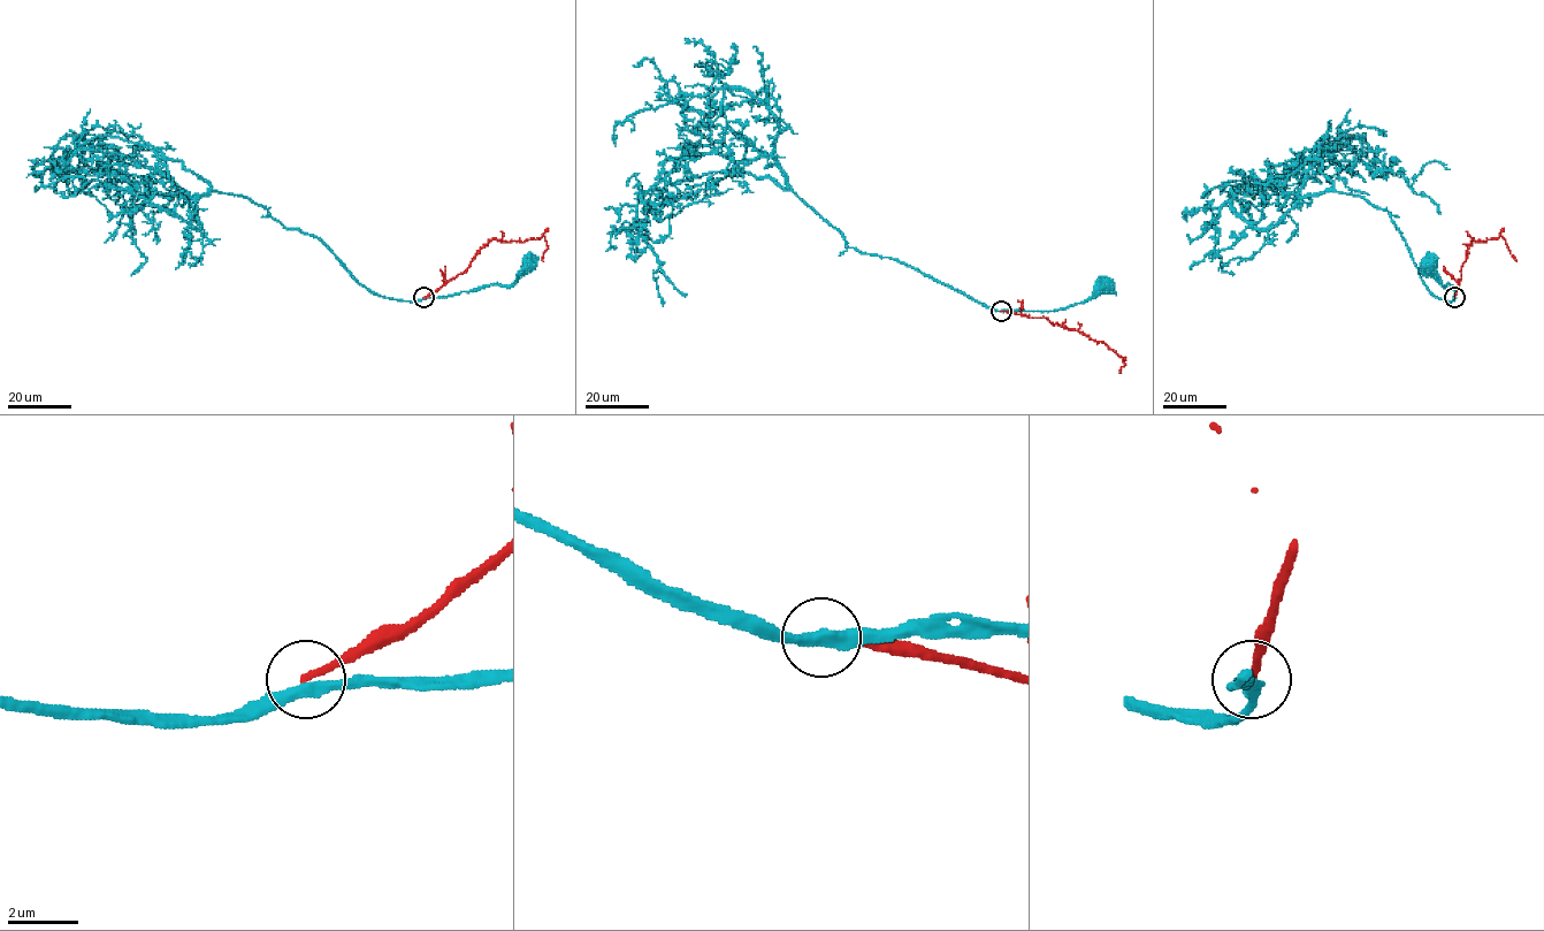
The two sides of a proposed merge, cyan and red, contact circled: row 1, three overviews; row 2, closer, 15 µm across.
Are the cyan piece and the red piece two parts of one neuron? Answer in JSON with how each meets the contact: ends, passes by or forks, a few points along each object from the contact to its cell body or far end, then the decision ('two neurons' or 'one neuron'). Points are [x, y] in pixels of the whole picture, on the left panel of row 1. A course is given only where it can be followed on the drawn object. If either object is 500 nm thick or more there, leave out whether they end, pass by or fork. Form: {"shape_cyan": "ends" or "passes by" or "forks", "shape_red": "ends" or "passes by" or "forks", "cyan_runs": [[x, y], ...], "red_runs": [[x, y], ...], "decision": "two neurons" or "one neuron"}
{"shape_cyan": "passes by", "shape_red": "ends", "cyan_runs": [[423, 298], [446, 297], [490, 285], [511, 285], [527, 262]], "red_runs": [[423, 297], [461, 274], [492, 238], [525, 242], [543, 235], [548, 247], [543, 261]], "decision": "two neurons"}

